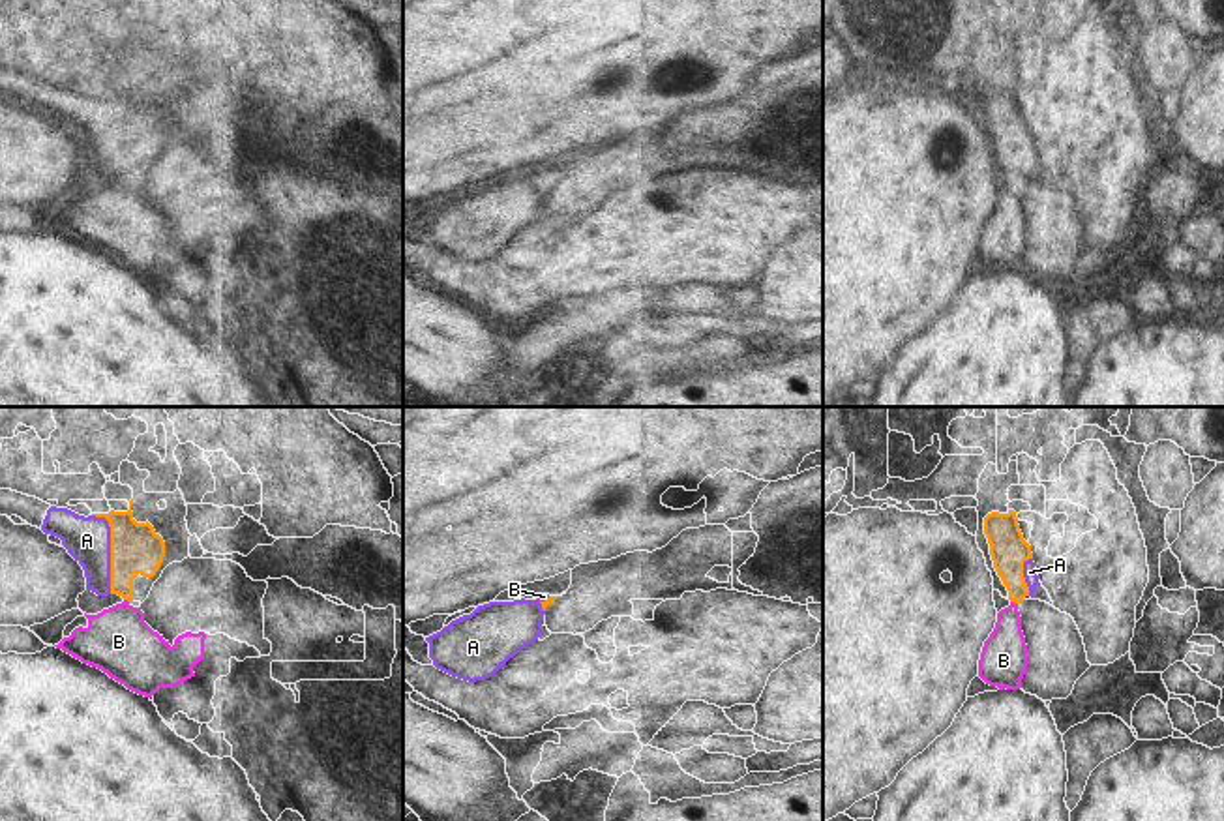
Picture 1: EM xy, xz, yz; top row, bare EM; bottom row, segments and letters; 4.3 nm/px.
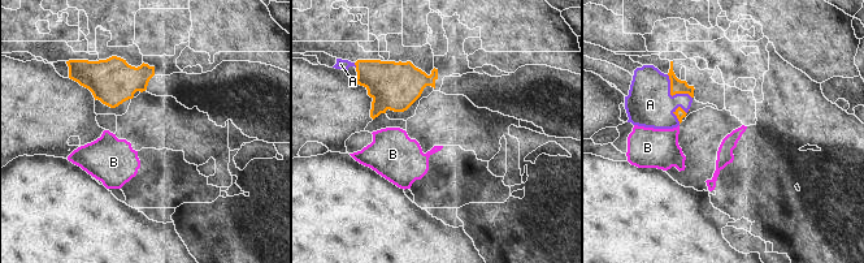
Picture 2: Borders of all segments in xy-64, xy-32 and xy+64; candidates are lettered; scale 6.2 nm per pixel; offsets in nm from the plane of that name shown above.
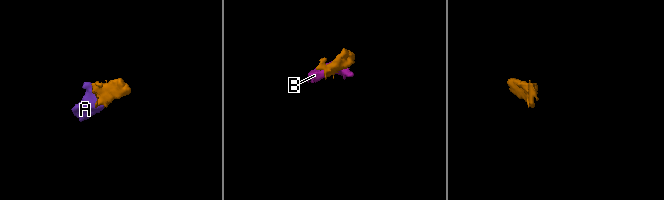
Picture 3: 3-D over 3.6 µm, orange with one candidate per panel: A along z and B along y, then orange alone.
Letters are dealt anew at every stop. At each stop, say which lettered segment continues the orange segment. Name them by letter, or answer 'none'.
A

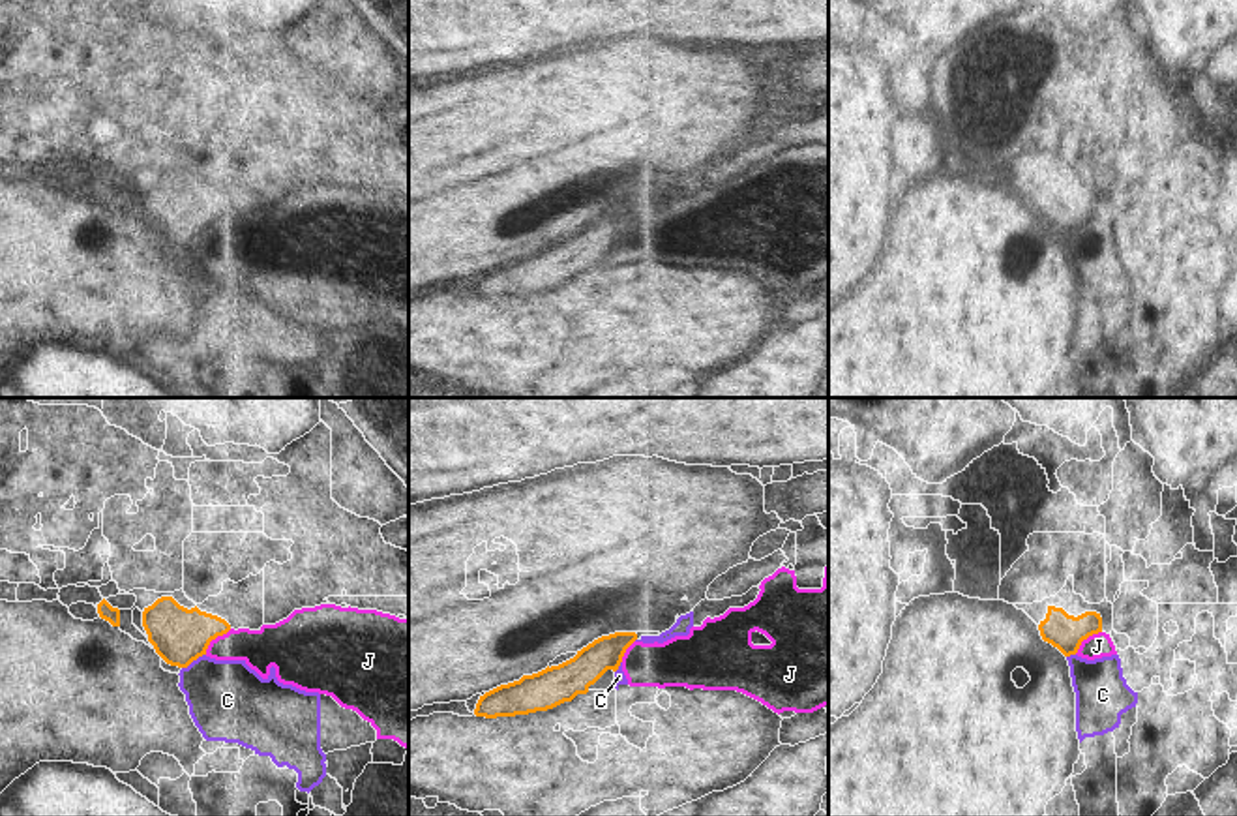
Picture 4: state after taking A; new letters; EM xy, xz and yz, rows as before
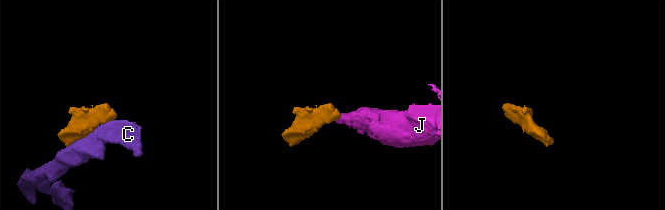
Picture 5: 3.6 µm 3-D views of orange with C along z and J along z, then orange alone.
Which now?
none

